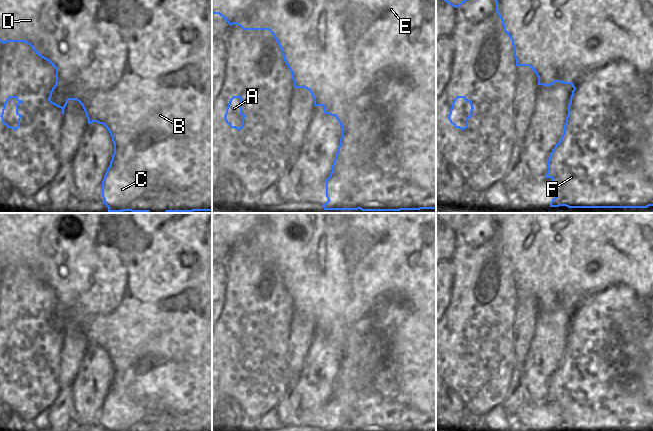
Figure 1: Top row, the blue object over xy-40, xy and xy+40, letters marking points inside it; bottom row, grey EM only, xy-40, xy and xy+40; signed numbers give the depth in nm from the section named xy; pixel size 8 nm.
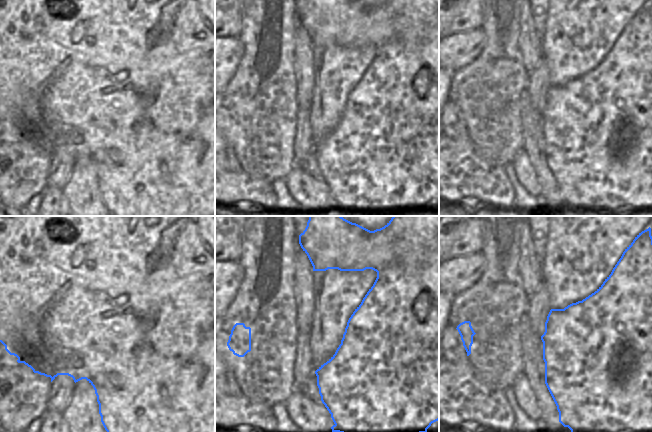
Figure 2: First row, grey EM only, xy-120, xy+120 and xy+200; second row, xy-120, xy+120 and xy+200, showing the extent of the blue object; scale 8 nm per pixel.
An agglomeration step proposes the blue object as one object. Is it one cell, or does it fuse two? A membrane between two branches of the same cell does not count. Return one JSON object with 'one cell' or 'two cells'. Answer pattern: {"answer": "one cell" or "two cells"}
{"answer": "two cells"}

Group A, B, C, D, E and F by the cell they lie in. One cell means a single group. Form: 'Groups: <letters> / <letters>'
Groups: A B C D E / F

